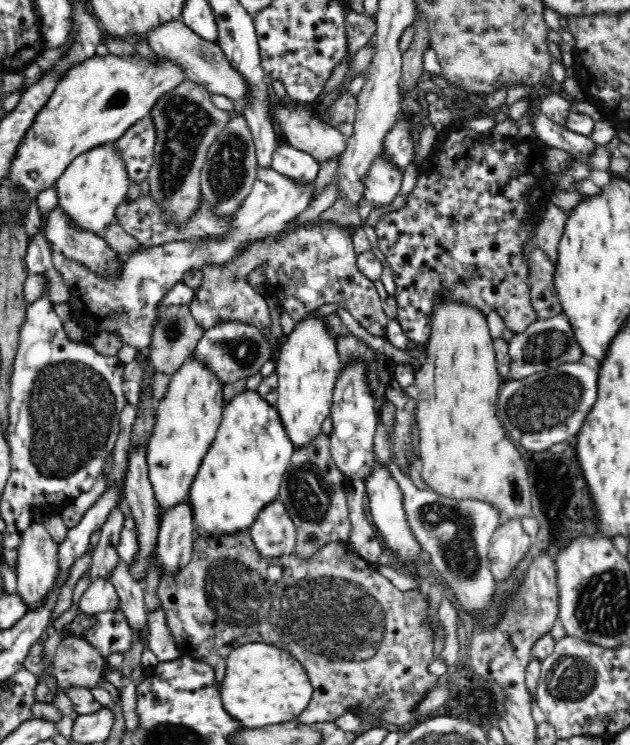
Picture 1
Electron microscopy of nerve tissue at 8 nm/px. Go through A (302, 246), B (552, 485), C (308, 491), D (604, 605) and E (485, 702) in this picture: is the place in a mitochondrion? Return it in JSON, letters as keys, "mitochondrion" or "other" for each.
{"A":"mitochondrion","B":"mitochondrion","C":"mitochondrion","D":"mitochondrion","E":"mitochondrion"}

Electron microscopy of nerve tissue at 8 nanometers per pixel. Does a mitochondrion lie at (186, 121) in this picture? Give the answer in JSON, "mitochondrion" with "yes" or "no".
{"mitochondrion":"yes"}

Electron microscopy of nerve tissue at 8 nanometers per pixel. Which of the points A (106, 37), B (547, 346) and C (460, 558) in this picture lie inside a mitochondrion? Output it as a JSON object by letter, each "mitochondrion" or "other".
{"A":"other","B":"mitochondrion","C":"mitochondrion"}

